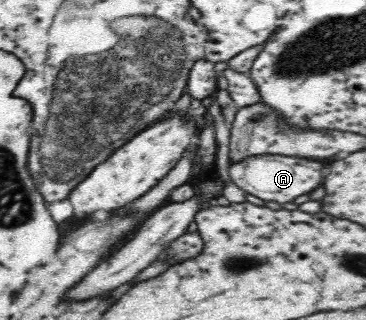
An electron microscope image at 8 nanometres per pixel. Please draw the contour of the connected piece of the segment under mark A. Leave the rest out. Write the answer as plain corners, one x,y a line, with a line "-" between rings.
264,154
250,156
238,164
230,164
229,173
232,180
247,194
257,196
265,202
279,202
283,205
294,202
298,196
320,186
322,184
322,174
320,174
322,166
326,166
326,162
320,164
314,158

